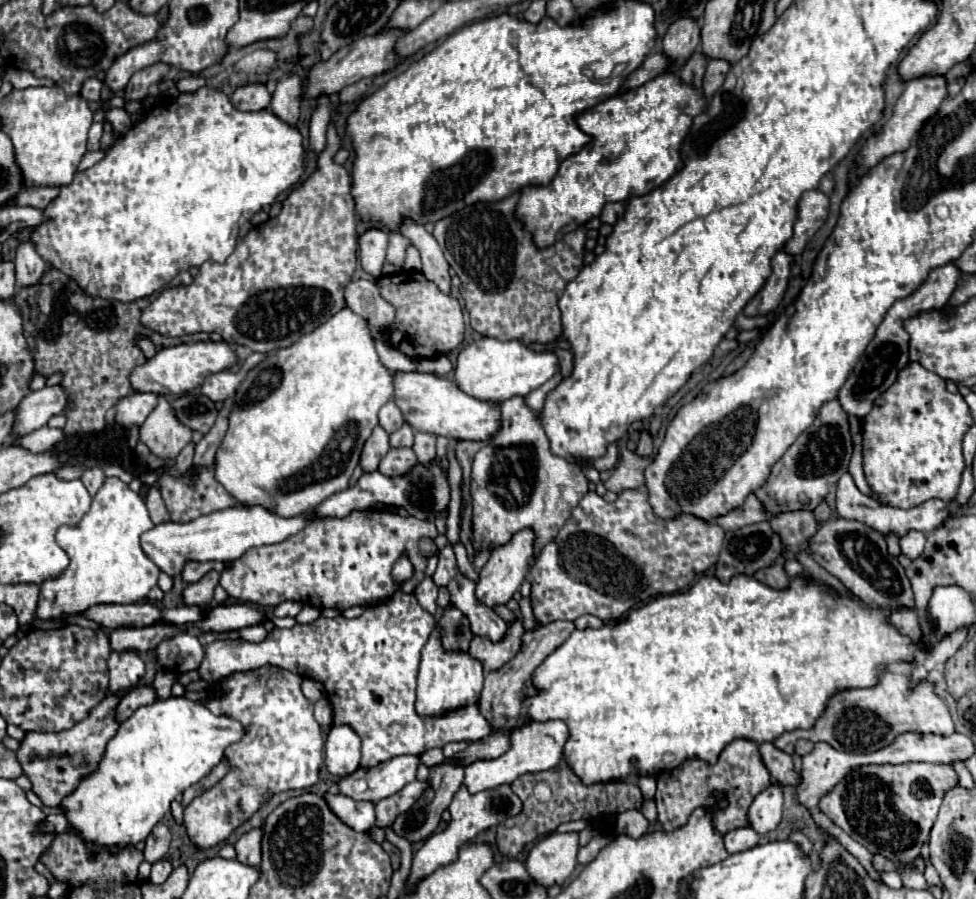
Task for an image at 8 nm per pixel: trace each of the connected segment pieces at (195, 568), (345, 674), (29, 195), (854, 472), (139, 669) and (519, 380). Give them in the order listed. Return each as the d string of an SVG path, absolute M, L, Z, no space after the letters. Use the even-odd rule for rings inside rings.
M188 562L182 570L182 578L184 578L184 582L192 584L192 582L198 582L206 572L210 572L210 570L222 572L224 568L226 568L224 562Z
M398 590L388 602L370 606L362 612L362 616L352 618L352 620L344 616L336 616L336 618L320 616L312 624L296 624L290 630L276 628L260 644L246 642L242 638L216 640L206 646L206 656L198 672L202 680L220 680L232 672L242 672L248 668L274 664L294 674L300 674L302 678L312 678L320 682L326 690L326 698L330 700L334 708L334 724L350 724L350 728L358 732L362 740L360 764L364 768L372 768L386 760L392 760L394 756L402 756L402 754L418 756L430 748L436 748L436 746L442 748L448 742L456 742L456 740L474 742L490 734L490 724L480 714L476 704L454 710L440 718L422 718L416 714L414 700L416 700L416 676L418 676L418 664L420 664L420 648L424 646L424 630L434 630L434 628L436 628L436 618L418 604L416 596L404 594Z
M36 186L36 188L26 188L18 194L18 200L12 200L10 204L22 204L22 206L32 206L32 208L46 208L50 204L50 200L54 200L58 196L58 188L42 188L42 186Z
M852 418L850 428L852 428L852 434L854 434L854 454L852 454L852 460L850 460L850 468L848 468L848 472L850 472L850 476L854 478L858 490L870 496L870 488L868 488L866 478L864 478L864 472L862 472L862 440L860 440L858 420Z
M112 652L108 658L108 670L112 694L122 694L128 688L138 686L138 682L144 676L144 666L136 652Z
M480 338L468 344L458 354L454 380L458 388L462 388L462 392L466 392L468 396L500 404L510 396L526 396L528 392L540 388L556 372L558 372L558 358L554 352L534 352L516 340L500 342L494 338Z

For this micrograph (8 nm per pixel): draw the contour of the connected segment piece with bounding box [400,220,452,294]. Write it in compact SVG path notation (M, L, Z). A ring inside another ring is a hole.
M404 220L400 232L412 240L412 244L420 250L422 256L422 274L434 282L440 292L450 294L452 292L452 282L450 282L450 274L448 274L448 262L442 254L442 248L438 246L438 242L434 240L434 236L430 232L426 232L424 226L414 224L412 220Z

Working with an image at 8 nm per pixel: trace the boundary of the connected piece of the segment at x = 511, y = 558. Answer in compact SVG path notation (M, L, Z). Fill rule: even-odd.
M522 530L518 532L506 546L500 546L496 548L486 566L480 570L480 578L478 578L478 584L476 584L476 596L482 604L486 604L488 608L496 608L498 604L506 604L514 592L520 588L528 568L532 566L534 562L534 556L536 556L536 550L534 550L534 532L532 530Z

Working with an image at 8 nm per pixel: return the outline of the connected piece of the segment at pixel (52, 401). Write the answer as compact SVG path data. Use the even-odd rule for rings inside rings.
M46 386L38 392L28 392L20 404L14 408L18 416L14 416L14 432L18 436L26 436L42 426L56 414L60 414L66 406L66 392L60 386Z

